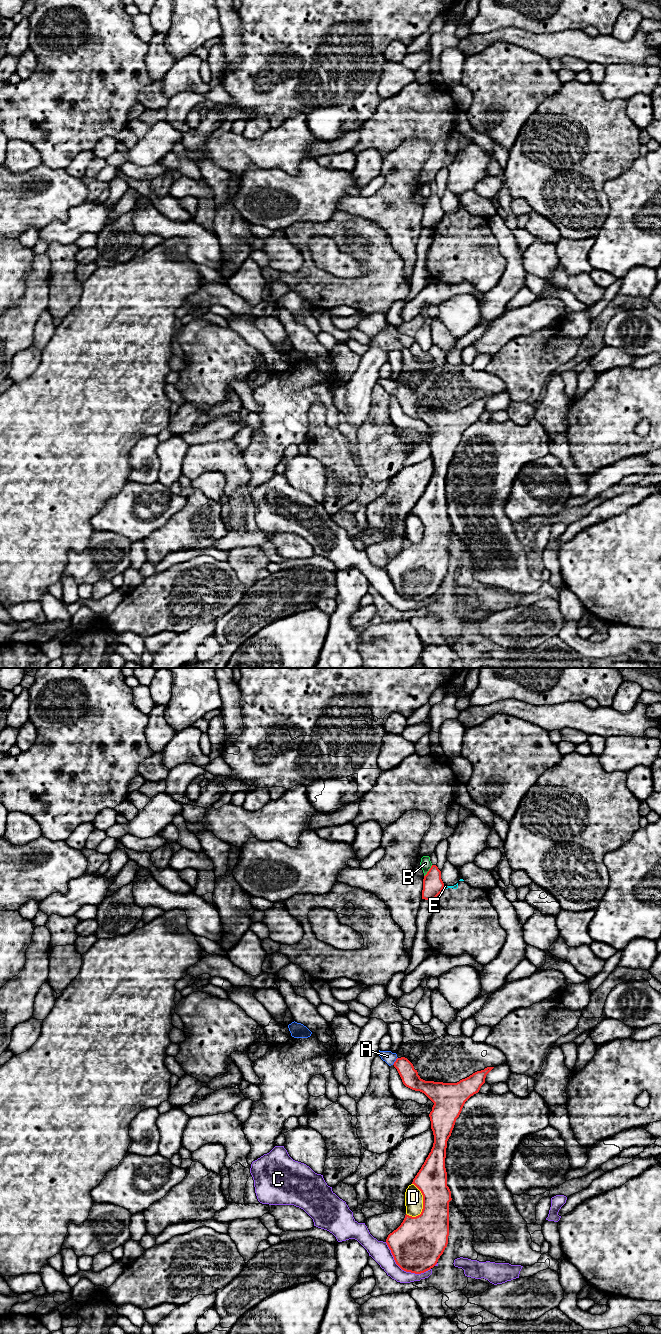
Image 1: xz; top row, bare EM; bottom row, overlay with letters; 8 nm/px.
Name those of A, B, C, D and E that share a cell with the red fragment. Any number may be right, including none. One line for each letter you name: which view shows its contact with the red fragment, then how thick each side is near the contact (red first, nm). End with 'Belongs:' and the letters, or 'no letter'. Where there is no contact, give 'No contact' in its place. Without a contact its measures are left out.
A: Touches red in xz. Thickness 140 nm (red) against 90 nm
Belongs: A

